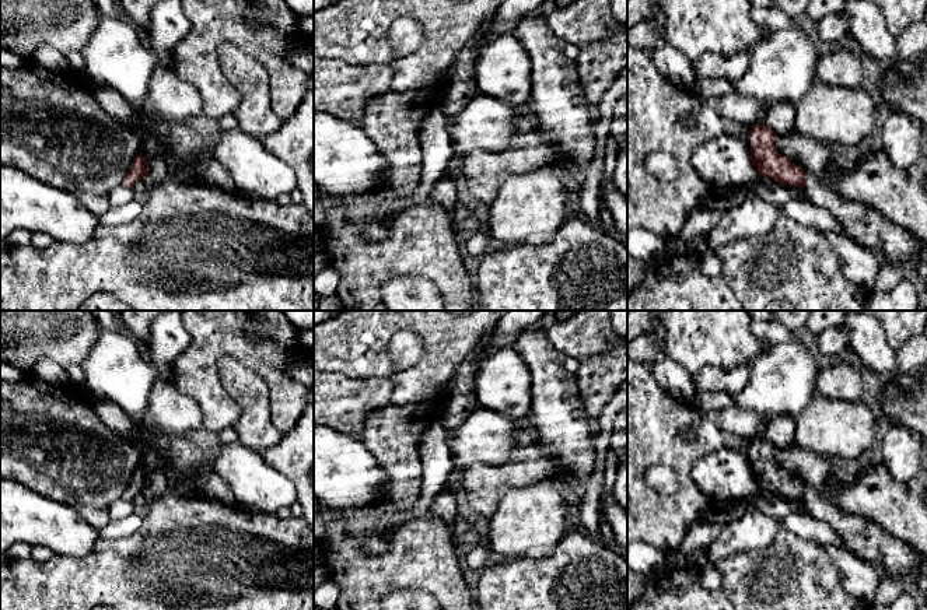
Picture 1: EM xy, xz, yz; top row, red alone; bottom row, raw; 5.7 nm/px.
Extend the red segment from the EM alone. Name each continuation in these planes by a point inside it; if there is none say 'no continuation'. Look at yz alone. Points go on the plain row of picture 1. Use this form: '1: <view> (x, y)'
1: yz (867, 540)

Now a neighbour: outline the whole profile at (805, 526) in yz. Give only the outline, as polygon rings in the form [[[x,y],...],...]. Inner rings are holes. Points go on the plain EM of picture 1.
[[[805,511],[780,520],[780,527],[793,532],[800,539],[818,541],[821,546],[844,547],[840,533],[828,522],[816,519]]]

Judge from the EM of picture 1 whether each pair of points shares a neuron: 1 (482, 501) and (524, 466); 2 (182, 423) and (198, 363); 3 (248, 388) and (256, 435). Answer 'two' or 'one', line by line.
1: one
2: two
3: one

